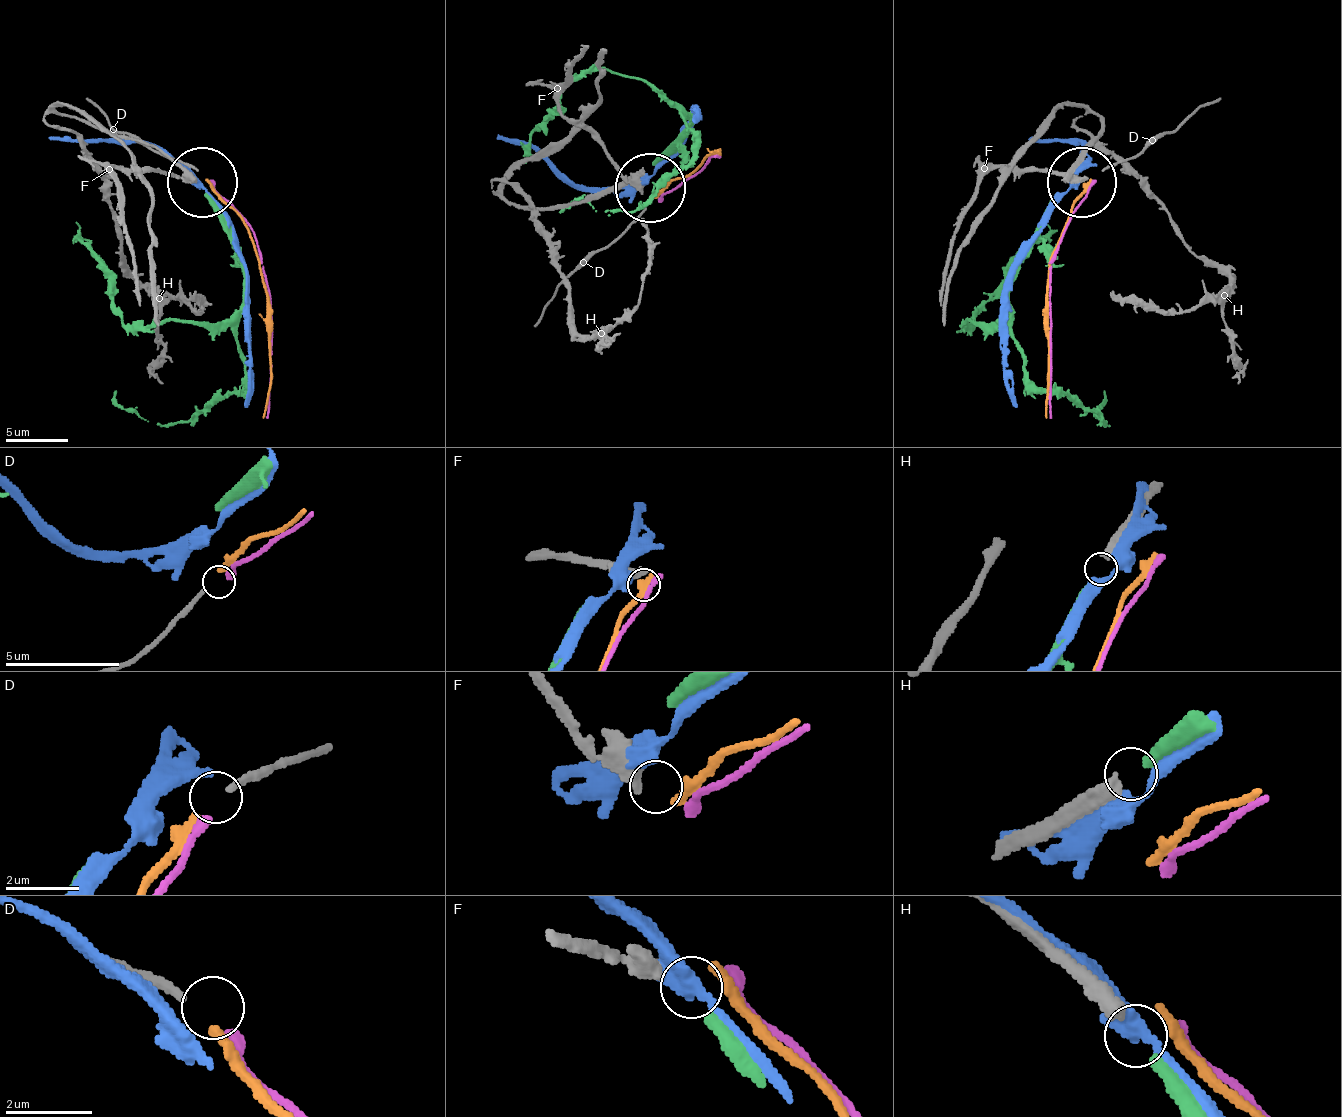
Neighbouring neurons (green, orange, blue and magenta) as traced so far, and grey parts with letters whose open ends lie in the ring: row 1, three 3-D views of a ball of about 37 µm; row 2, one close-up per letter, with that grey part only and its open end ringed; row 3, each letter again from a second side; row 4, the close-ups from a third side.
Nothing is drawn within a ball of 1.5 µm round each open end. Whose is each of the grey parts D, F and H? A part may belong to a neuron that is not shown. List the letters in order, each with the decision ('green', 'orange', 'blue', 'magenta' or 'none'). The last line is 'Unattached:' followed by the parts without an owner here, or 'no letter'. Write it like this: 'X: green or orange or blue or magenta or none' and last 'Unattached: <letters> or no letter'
D: magenta
F: none
H: green
Unattached: F

